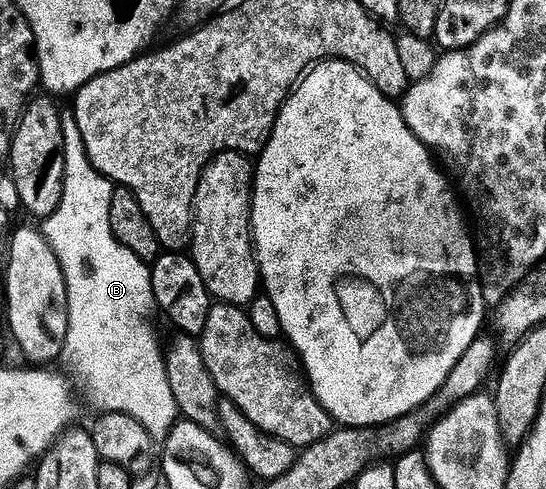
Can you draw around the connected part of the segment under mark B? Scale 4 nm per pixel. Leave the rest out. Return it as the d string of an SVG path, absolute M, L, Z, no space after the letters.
M110 182L106 187L63 187L63 197L58 209L40 227L41 235L47 240L48 244L54 249L55 256L58 257L59 264L62 265L63 276L66 277L67 287L67 339L64 351L61 355L62 363L70 369L74 375L73 380L77 388L82 389L82 393L87 397L91 407L96 413L122 413L127 414L136 421L140 422L151 440L162 441L167 438L172 431L180 414L177 409L177 401L174 400L174 393L171 392L169 377L166 376L164 356L162 347L154 335L150 317L155 316L157 306L156 298L153 293L153 279L151 266L137 257L132 250L127 249L114 237L113 227L110 225L110 205L113 203L113 193L116 190L115 184Z

